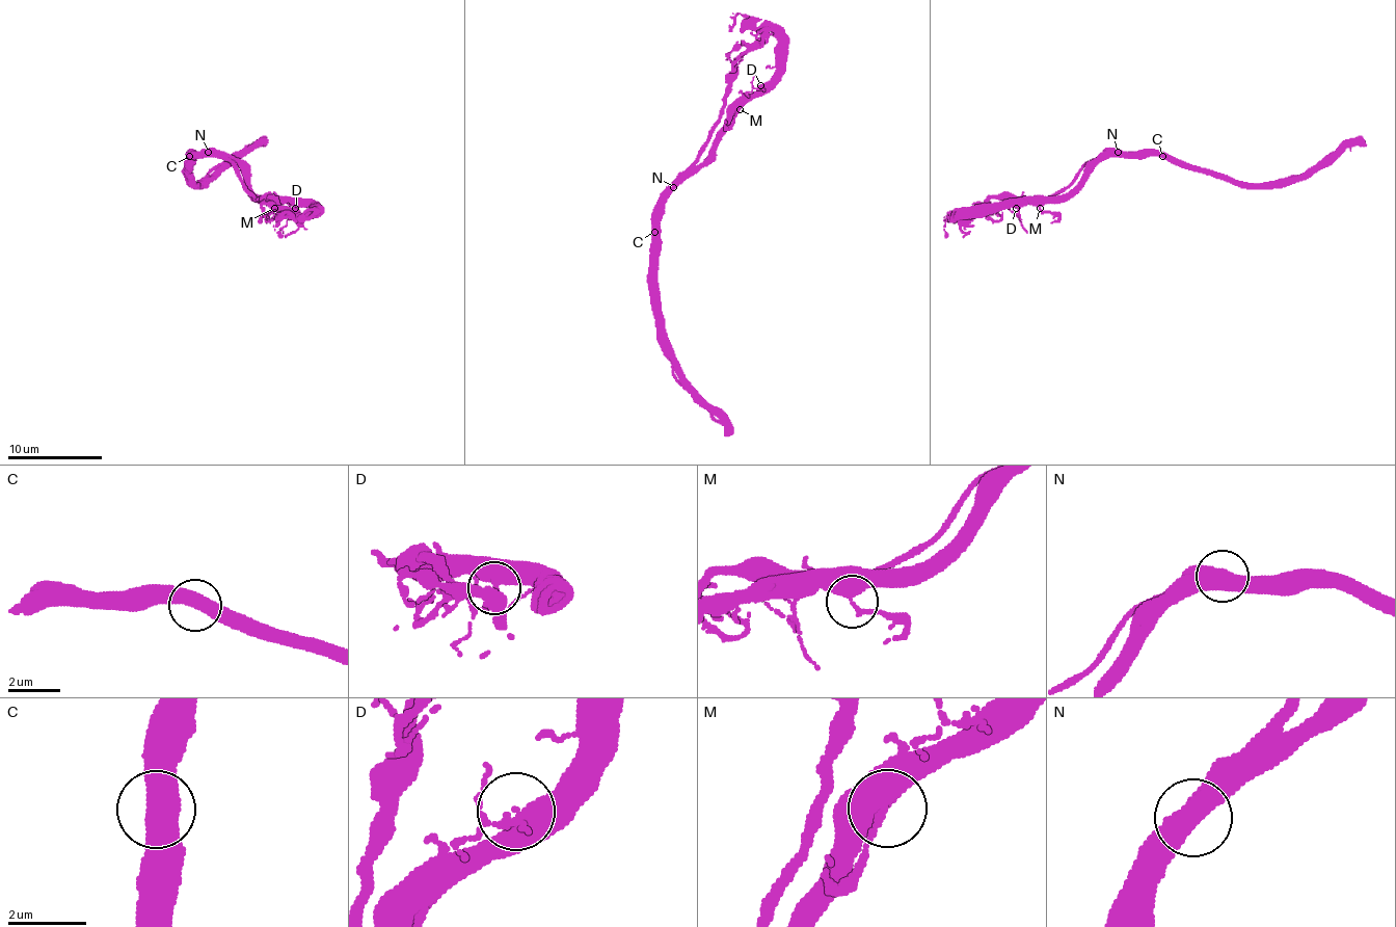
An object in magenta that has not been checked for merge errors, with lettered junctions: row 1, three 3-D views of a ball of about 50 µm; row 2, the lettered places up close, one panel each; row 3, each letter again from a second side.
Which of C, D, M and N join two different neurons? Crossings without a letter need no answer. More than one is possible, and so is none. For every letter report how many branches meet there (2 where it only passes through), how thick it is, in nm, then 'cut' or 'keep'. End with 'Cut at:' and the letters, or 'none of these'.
C: branches 2; calibre 550 nm; cut
D: branches 3; calibre 360 nm; keep
M: branches 2; calibre 500 nm; keep
N: branches 2; calibre 550 nm; cut
Cut at: C, N

